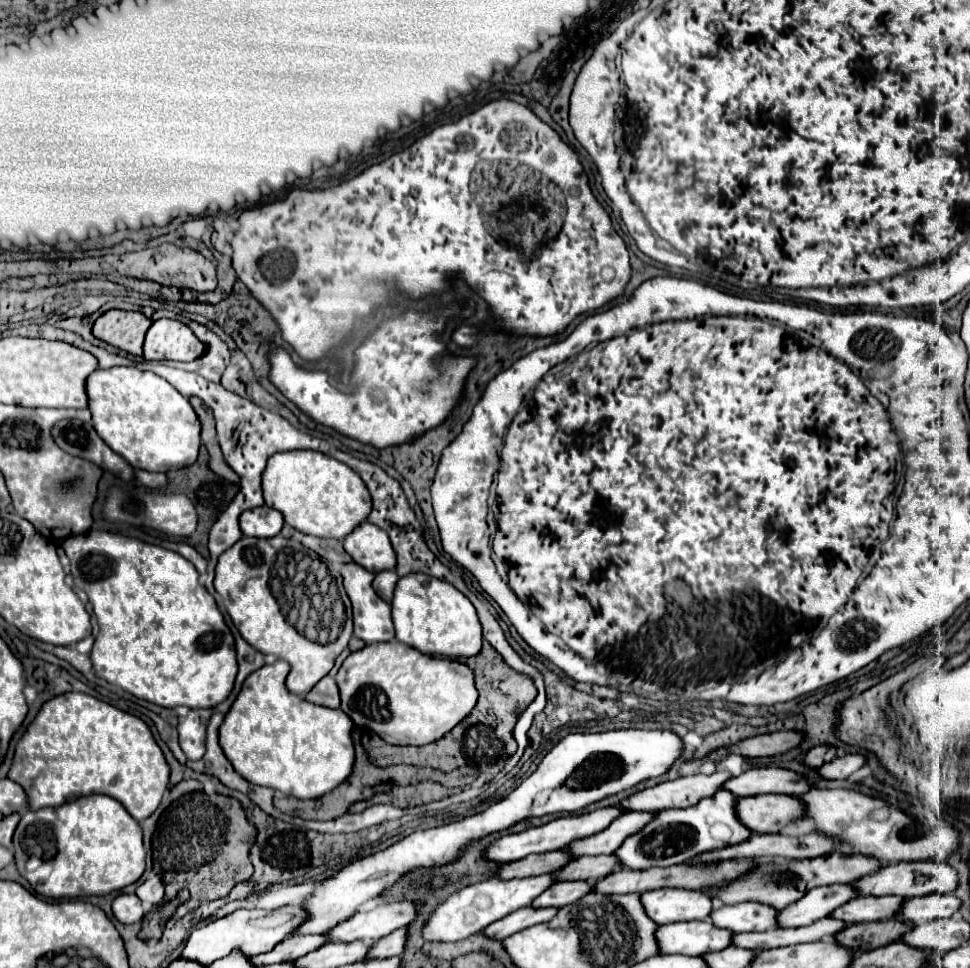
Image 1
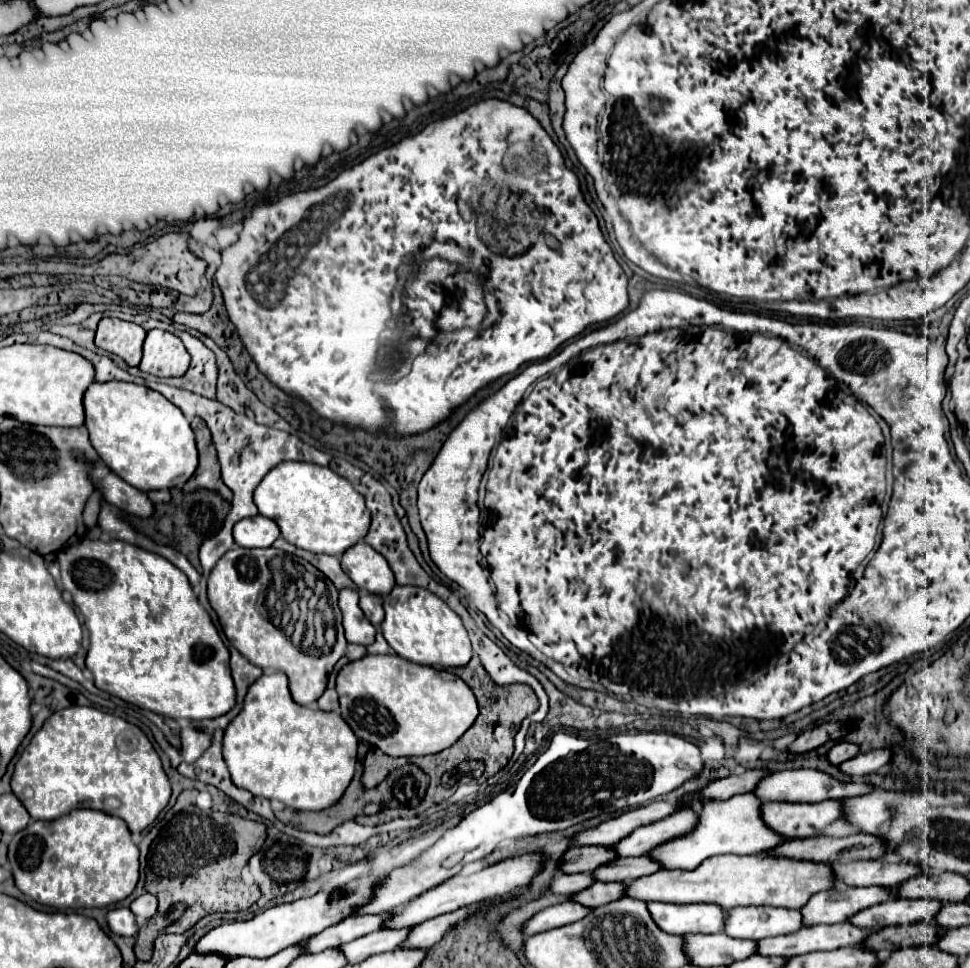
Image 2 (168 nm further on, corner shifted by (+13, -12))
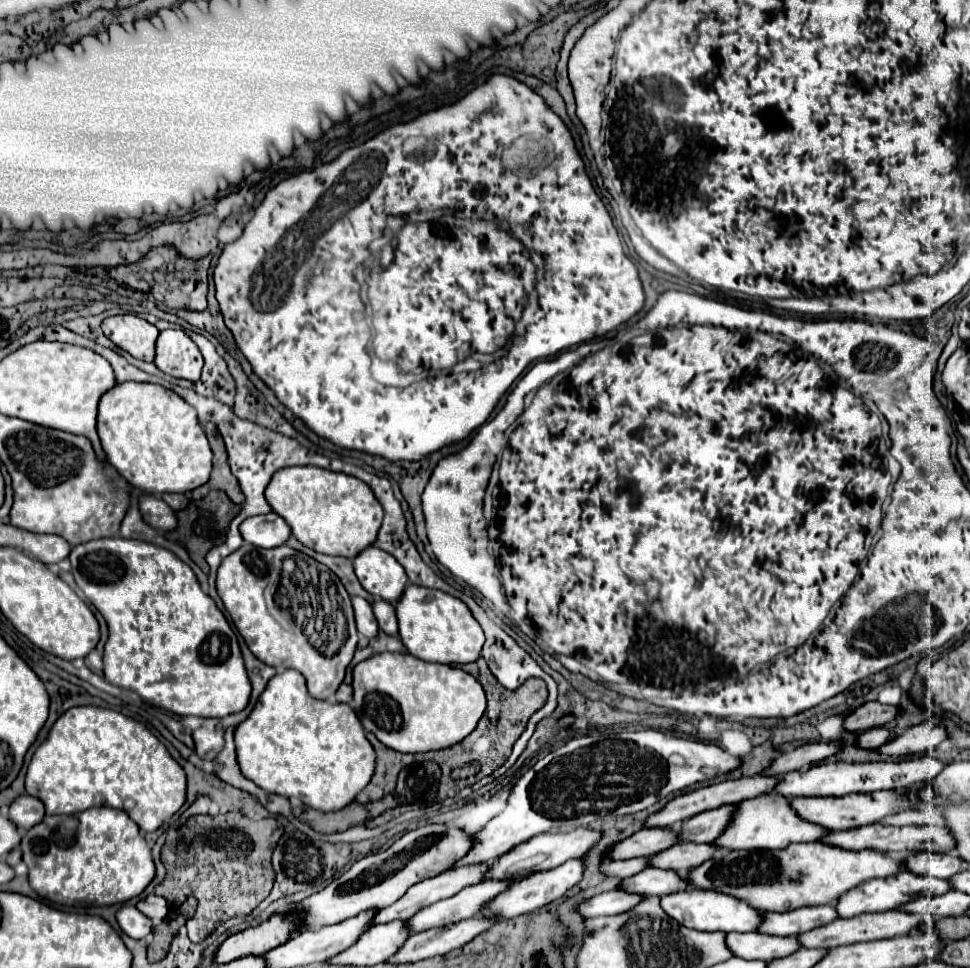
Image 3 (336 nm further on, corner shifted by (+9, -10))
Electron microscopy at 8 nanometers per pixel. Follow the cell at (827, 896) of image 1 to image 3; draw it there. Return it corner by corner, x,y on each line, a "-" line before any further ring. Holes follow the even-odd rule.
902,872
890,878
874,878
870,882
864,882
862,886
856,886
854,890
850,890
850,894
844,894
844,898
840,898
836,902
836,910
840,914
840,918
852,918
856,914
864,914
864,912
886,912
886,910
894,910
910,900
916,898
928,898
928,896
940,896
946,894
950,890
950,882
948,880
940,880
934,876
918,876
912,872

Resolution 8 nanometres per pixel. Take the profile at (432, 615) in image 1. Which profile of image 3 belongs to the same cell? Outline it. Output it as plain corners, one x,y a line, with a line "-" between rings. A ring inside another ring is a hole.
410,584
396,604
396,614
400,638
412,656
440,664
466,664
478,660
484,644
484,632
462,600
446,592

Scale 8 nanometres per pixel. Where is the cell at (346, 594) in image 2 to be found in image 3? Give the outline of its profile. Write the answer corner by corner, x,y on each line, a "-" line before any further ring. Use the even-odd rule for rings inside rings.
354,596
352,598
352,604
354,604
354,612
356,612
358,632
364,634
366,638
374,638
378,634
378,622
376,622
376,616
372,612
370,602
366,602
360,596

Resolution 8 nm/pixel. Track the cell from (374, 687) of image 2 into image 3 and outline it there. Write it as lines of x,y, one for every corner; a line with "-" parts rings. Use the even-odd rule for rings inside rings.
382,652
356,664
352,688
354,688
352,708
358,714
364,730
372,732
380,742
384,742
396,752
416,754
416,752
442,750
454,746
456,742
462,742
476,728
478,720
486,710
484,690
470,674
454,666
418,660
412,654

